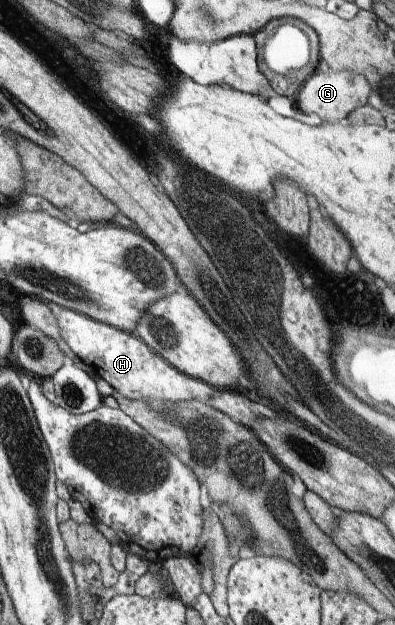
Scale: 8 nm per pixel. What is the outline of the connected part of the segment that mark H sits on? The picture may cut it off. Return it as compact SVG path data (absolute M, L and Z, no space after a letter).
M49 303L48 306L55 314L61 335L68 346L116 392L128 398L172 402L197 400L208 403L219 391L207 382L178 371L135 334L128 334L56 303Z

